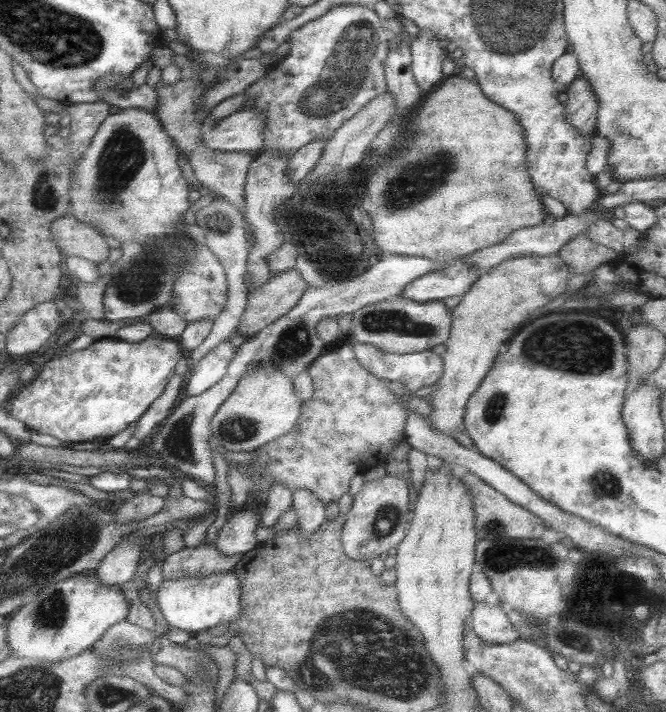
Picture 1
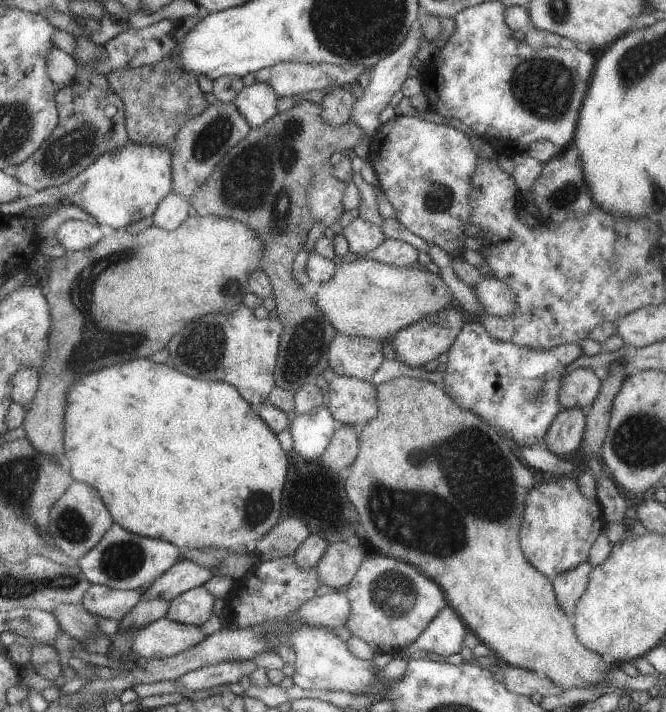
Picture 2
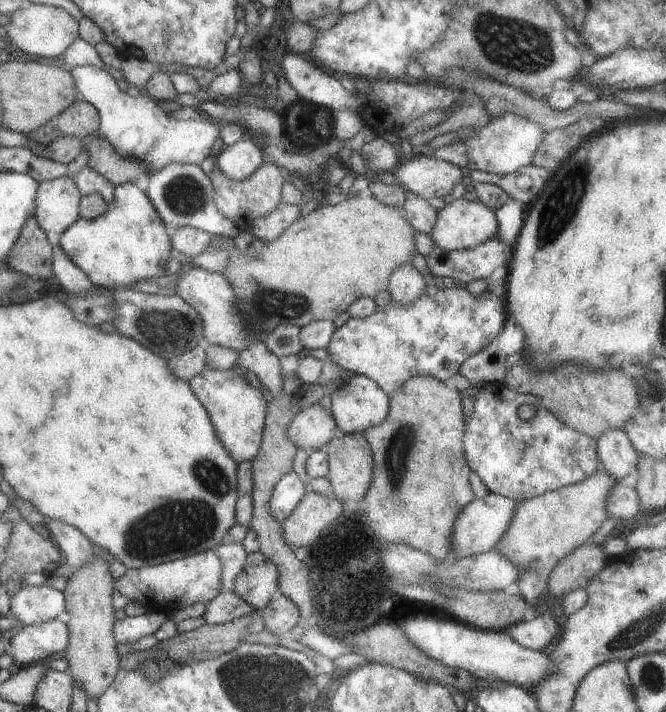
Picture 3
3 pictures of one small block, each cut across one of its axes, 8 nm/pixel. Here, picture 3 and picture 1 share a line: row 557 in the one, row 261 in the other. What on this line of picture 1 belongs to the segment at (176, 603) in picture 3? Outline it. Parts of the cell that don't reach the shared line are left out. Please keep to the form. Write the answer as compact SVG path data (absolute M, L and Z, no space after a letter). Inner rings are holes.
M129 108L108 116L92 136L88 148L82 152L76 170L74 182L70 183L69 213L76 219L92 225L100 234L112 243L144 243L148 244L151 238L165 240L170 234L184 234L185 240L180 248L184 252L184 263L176 280L172 298L166 307L174 308L188 323L214 318L223 309L227 302L227 281L224 269L219 264L218 258L208 250L208 247L188 236L186 223L181 219L192 202L188 200L190 188L182 176L182 169L178 163L181 158L178 148L174 145L172 137L164 130L162 123L154 113L145 109Z

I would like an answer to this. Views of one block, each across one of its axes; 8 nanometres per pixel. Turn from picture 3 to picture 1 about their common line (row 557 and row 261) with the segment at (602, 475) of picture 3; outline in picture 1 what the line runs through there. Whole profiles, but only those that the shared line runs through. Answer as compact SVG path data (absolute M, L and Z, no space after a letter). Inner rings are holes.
M558 254L508 259L479 276L469 291L460 297L460 304L450 310L452 325L448 339L443 343L446 352L441 355L444 369L440 379L433 384L436 389L429 396L432 412L427 420L432 426L442 434L456 438L454 434L464 428L466 404L488 374L498 356L499 346L508 343L523 324L537 315L539 309L570 290L568 284L572 276Z

